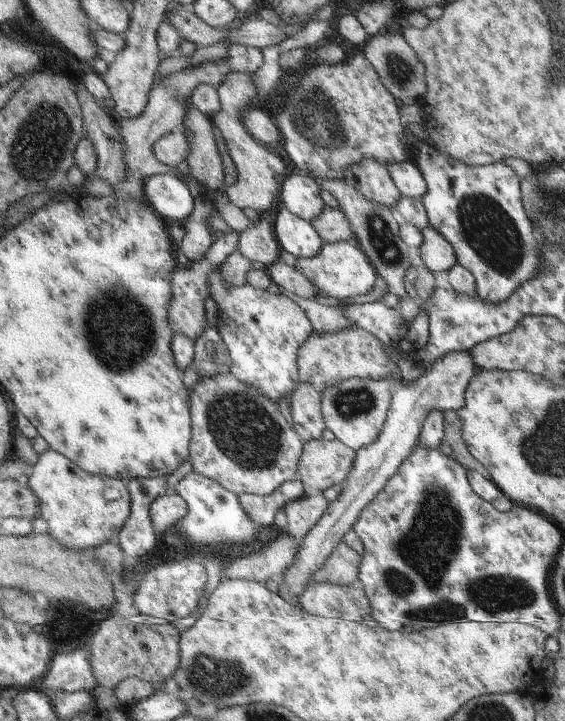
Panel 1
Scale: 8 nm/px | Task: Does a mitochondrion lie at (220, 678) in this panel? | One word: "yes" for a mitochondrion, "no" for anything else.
yes

